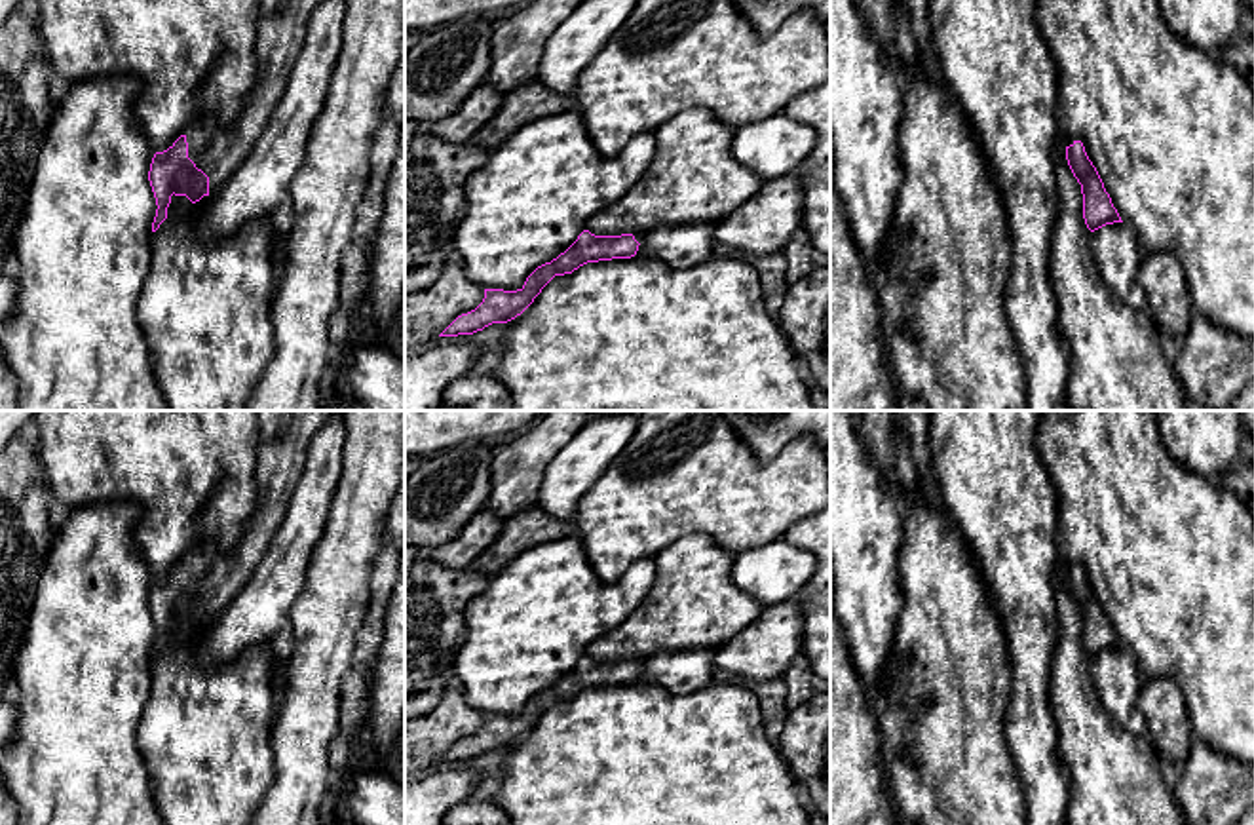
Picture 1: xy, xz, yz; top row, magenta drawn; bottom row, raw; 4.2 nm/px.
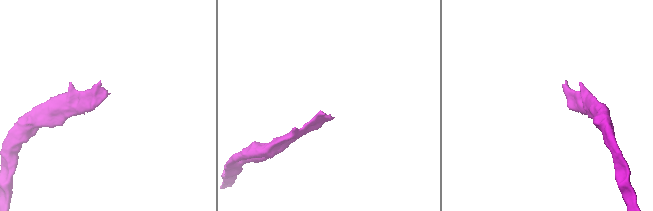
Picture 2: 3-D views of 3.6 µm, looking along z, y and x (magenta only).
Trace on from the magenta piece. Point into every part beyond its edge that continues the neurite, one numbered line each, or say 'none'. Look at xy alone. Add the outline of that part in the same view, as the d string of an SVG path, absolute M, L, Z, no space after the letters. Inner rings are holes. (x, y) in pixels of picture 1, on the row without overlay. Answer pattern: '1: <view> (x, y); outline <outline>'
1: xy (217, 578); outline M294 411L281 439L260 441L256 449L256 509L236 546L222 555L213 542L186 553L188 584L209 603L209 620L217 620L243 589L287 511L306 466L312 437L332 411Z

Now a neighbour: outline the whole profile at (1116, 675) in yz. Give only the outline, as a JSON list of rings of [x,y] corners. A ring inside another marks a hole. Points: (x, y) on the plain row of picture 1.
[[[1125,648],[1106,650],[1091,658],[1089,673],[1108,715],[1123,730],[1150,738],[1148,724],[1138,711],[1142,681],[1132,654]]]

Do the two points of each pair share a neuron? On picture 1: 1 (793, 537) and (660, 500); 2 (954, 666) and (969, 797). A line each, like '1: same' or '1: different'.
1: different
2: same

